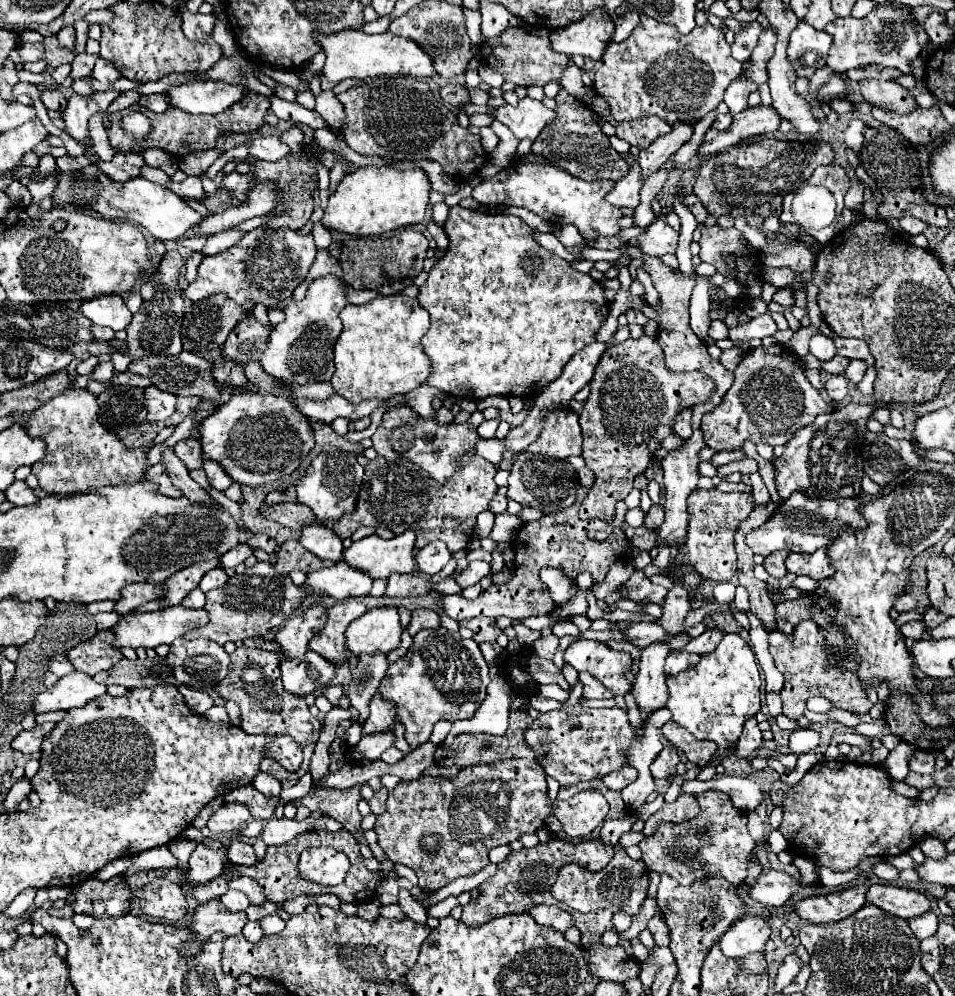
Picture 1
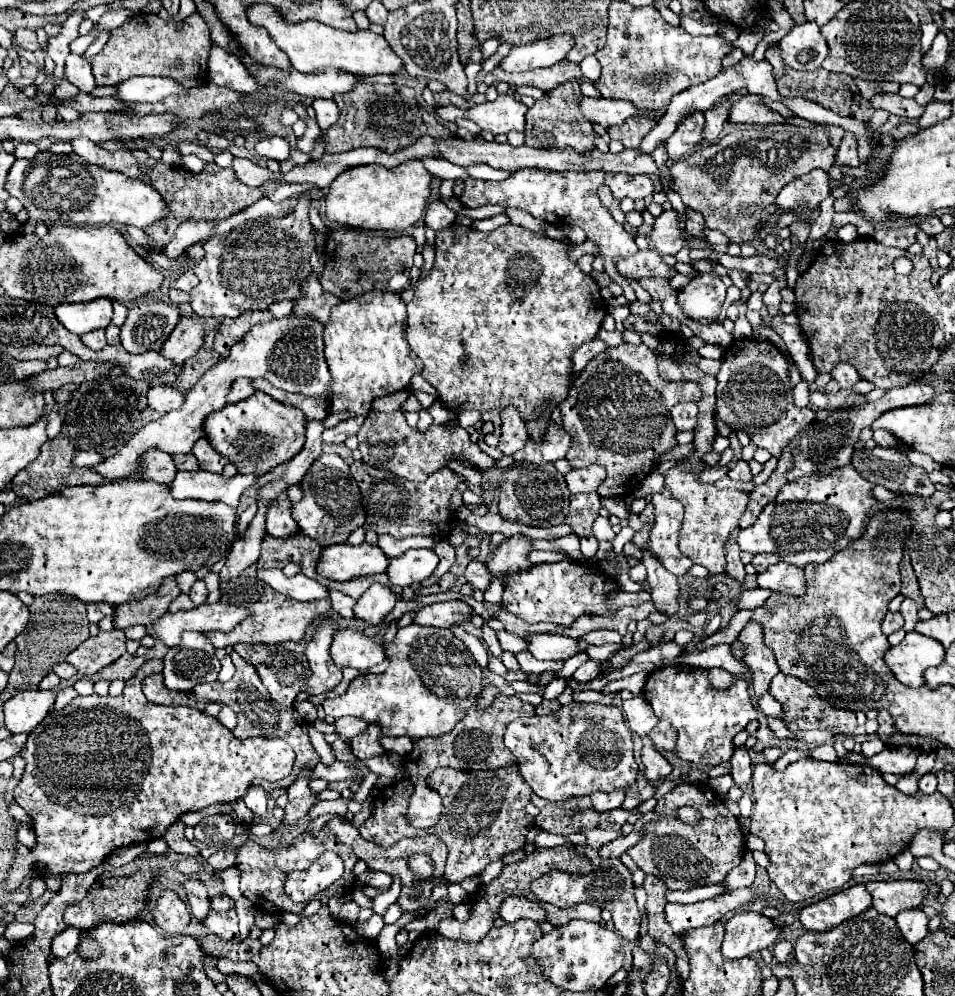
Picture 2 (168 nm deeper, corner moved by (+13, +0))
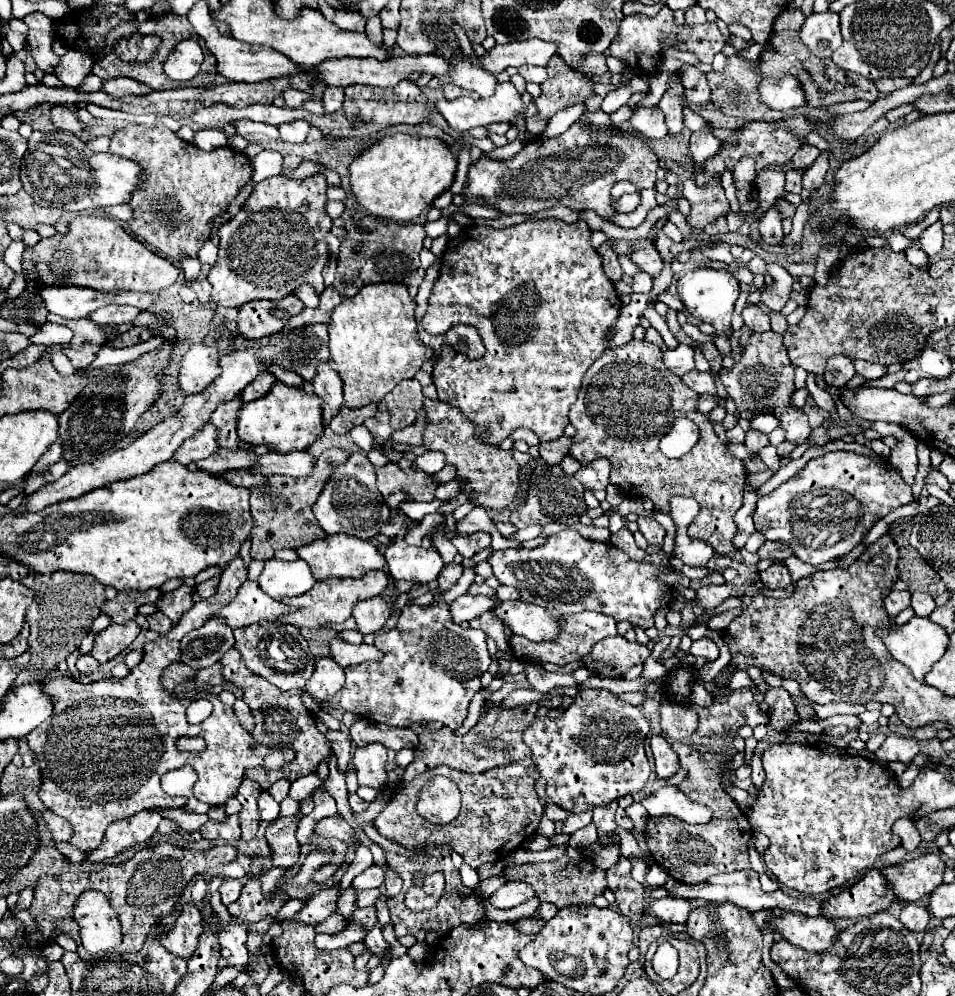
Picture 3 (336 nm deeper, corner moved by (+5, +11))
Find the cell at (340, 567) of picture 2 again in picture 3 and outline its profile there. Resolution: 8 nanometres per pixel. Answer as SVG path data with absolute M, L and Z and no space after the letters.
M328 535L326 539L314 541L306 549L298 549L298 555L300 555L300 559L306 559L312 573L318 577L318 581L328 579L328 577L358 579L358 577L364 577L368 571L382 569L386 565L384 555L380 553L380 549L372 541L358 539L358 537L352 537L352 535Z

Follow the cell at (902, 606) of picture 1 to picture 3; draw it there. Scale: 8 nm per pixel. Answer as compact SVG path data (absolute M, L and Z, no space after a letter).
M914 591L912 593L912 609L916 615L920 617L928 617L932 613L932 609L936 609L934 599L930 597L930 593L924 591Z

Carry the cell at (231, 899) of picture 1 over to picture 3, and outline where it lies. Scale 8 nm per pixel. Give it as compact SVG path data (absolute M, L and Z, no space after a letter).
M224 879L218 891L220 891L222 903L224 903L224 905L230 905L230 903L234 903L234 901L240 897L242 883L240 883L238 879Z

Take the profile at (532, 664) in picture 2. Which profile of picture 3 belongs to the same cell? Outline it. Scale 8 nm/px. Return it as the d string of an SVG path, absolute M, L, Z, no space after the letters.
M584 611L580 615L574 617L562 617L560 619L562 625L562 633L556 641L544 641L544 643L534 643L528 641L520 635L514 635L510 639L510 649L514 653L514 657L522 663L554 663L554 665L568 665L572 661L580 661L584 659L592 647L602 641L604 637L616 635L616 621L604 613L594 613L594 611Z

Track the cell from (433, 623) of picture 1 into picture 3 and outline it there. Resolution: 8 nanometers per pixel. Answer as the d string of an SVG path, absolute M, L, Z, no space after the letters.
M460 595L458 599L454 599L450 603L450 613L454 617L454 623L462 623L462 621L470 621L478 615L482 615L484 611L492 609L494 601L484 597L484 595Z

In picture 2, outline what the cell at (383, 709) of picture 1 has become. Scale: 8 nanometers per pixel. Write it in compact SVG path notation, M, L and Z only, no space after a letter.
M368 726L368 730L356 738L352 738L352 752L358 760L364 760L364 758L372 758L372 756L380 756L384 754L382 746L380 746L380 728L376 726Z

